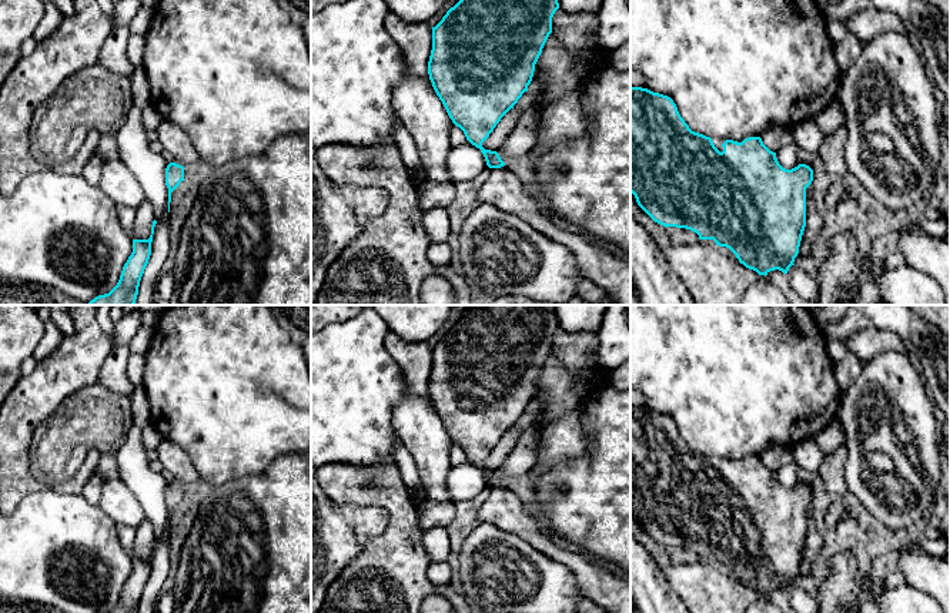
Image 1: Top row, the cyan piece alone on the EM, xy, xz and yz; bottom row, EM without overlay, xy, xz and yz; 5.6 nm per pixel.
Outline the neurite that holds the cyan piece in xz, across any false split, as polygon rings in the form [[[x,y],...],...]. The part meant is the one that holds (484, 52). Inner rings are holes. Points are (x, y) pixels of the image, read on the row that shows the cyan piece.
[[[459,0],[432,27],[428,74],[449,118],[481,150],[491,168],[478,200],[519,217],[538,232],[565,245],[573,254],[582,277],[605,289],[618,305],[630,305],[630,265],[582,235],[555,225],[533,190],[505,167],[496,151],[482,147],[501,118],[528,91],[558,9],[558,0]]]

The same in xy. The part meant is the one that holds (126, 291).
[[[154,220],[148,239],[133,239],[133,252],[123,267],[117,285],[108,294],[96,297],[87,305],[136,304],[140,281],[151,255],[151,242],[155,224],[157,221]]]

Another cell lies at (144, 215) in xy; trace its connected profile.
[[[145,198],[136,210],[134,227],[130,231],[133,239],[148,239],[151,235],[151,225],[154,221],[153,204]]]

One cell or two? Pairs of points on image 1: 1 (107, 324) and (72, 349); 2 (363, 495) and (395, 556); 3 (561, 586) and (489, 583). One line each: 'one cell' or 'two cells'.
1: two cells
2: one cell
3: one cell

